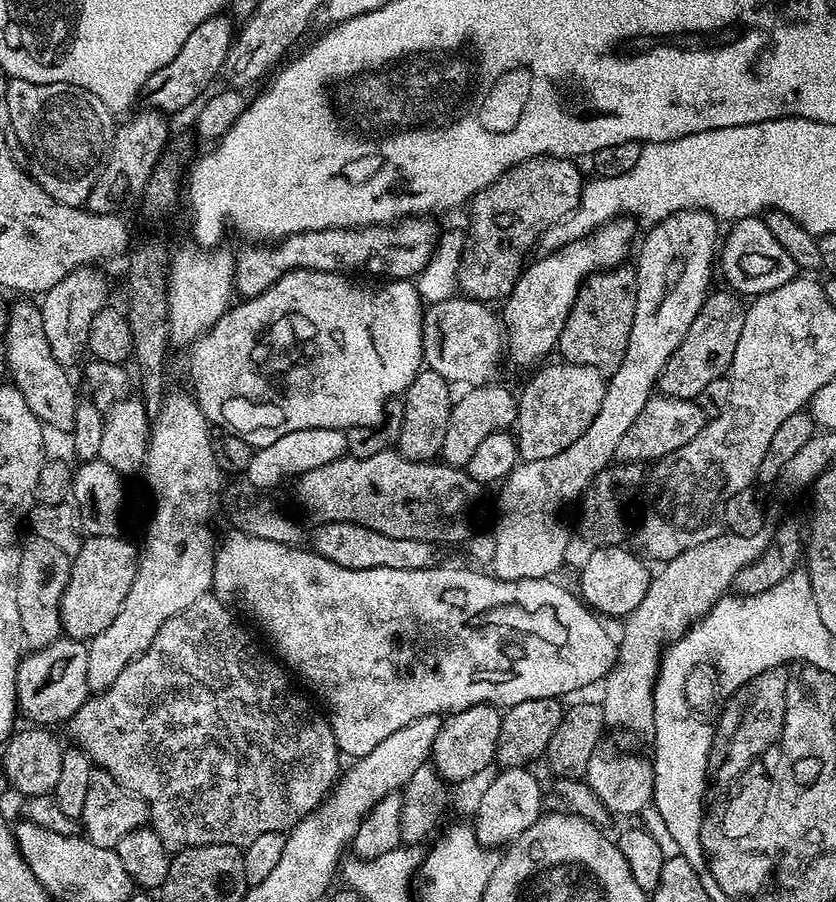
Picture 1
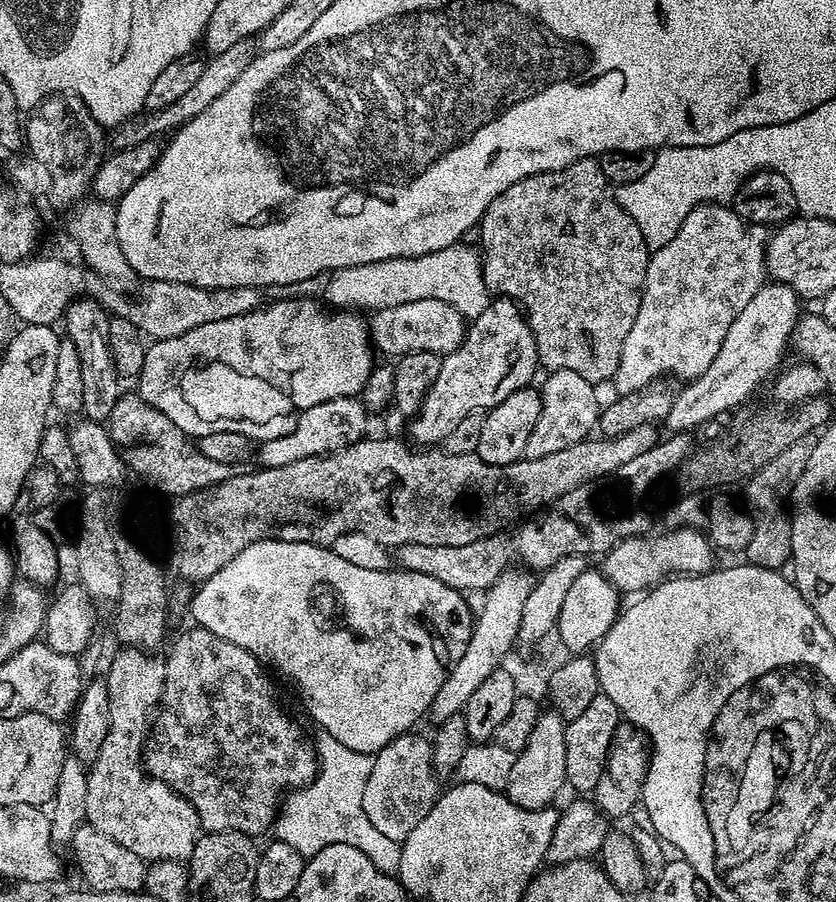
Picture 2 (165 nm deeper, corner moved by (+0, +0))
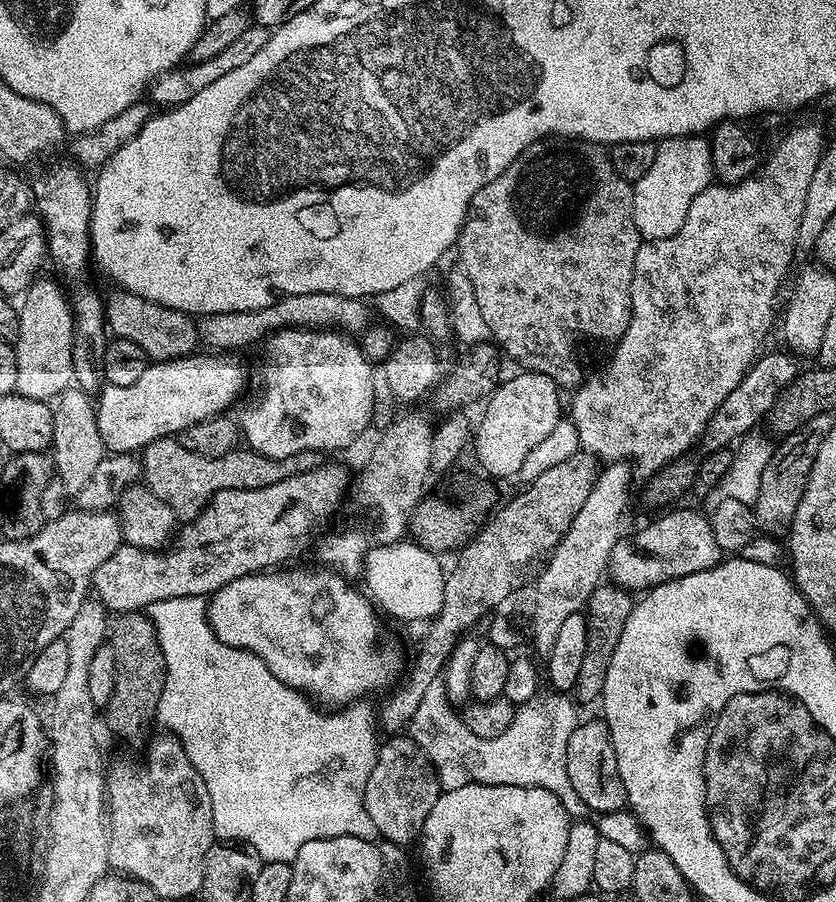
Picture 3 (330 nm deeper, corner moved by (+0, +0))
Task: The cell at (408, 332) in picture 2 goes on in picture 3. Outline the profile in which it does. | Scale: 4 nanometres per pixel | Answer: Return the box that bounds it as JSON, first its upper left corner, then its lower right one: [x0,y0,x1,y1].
[198,294,370,354]

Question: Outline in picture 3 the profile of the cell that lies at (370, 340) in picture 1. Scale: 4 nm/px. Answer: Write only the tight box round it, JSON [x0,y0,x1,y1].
[95,354,244,454]

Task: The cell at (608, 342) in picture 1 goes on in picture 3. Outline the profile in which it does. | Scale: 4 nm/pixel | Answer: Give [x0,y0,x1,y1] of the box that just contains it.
[458,138,642,390]

